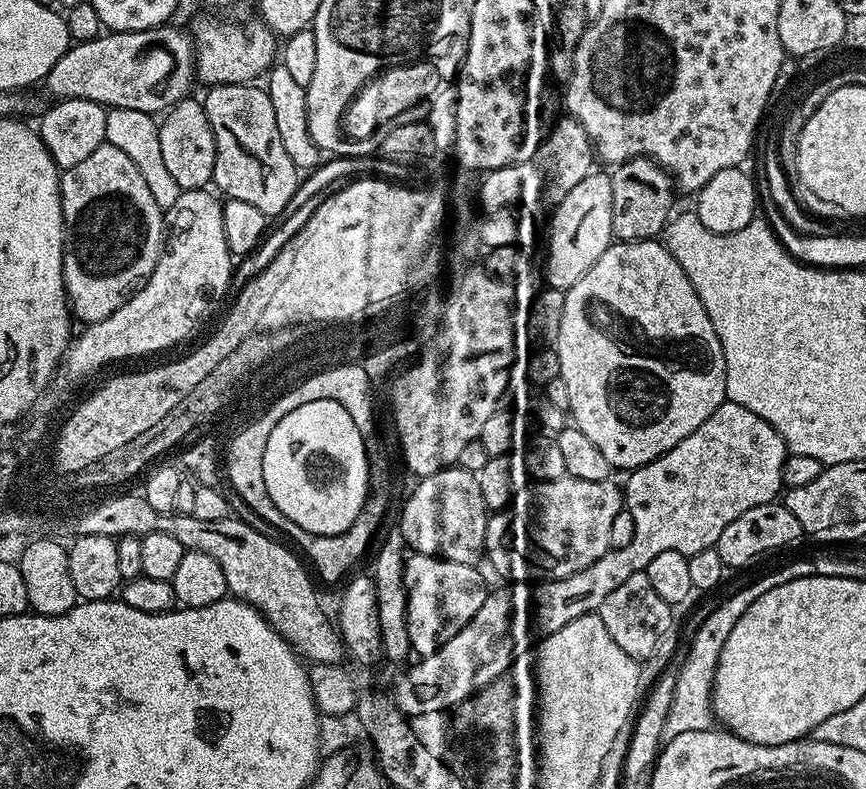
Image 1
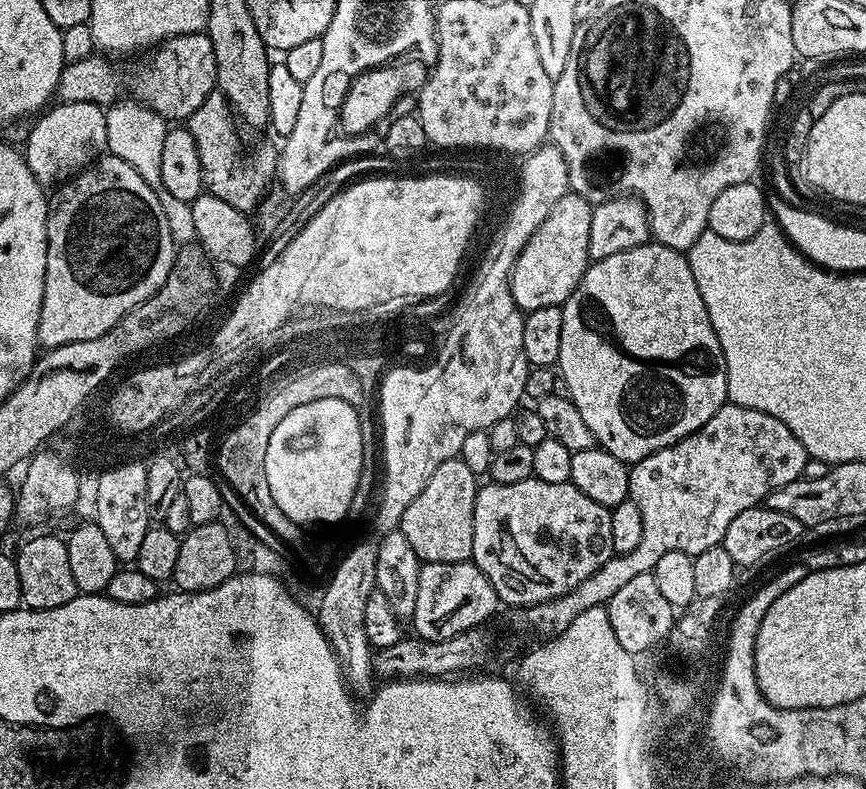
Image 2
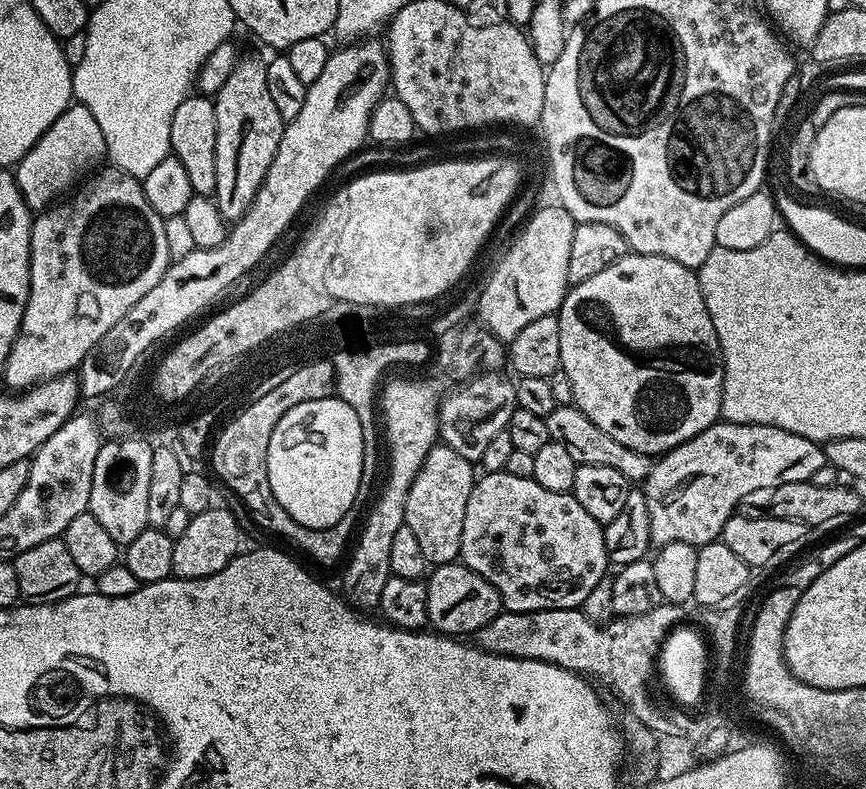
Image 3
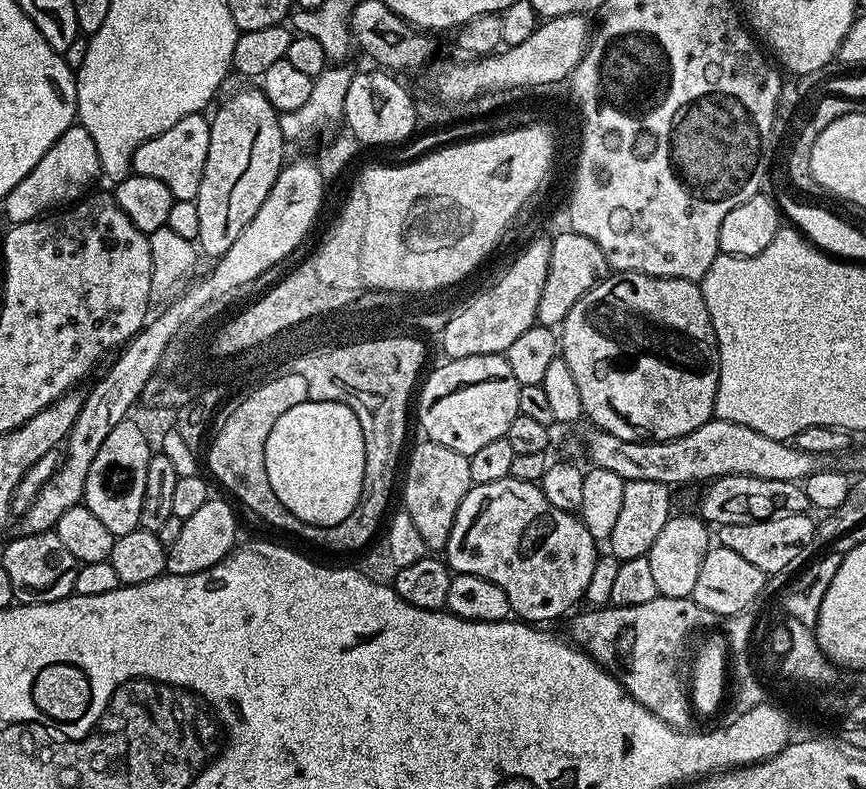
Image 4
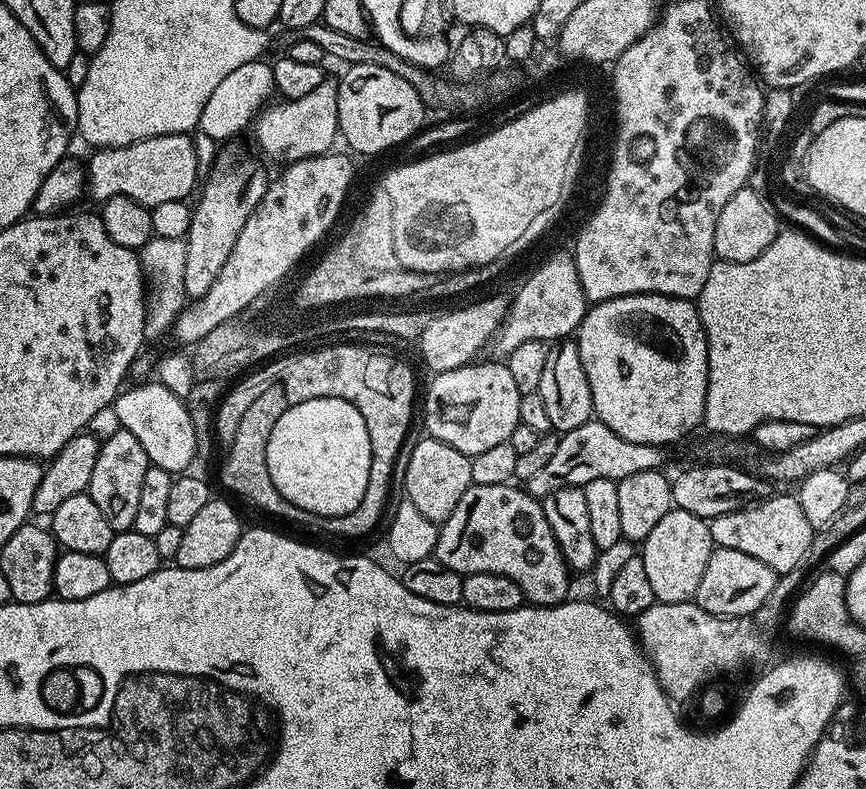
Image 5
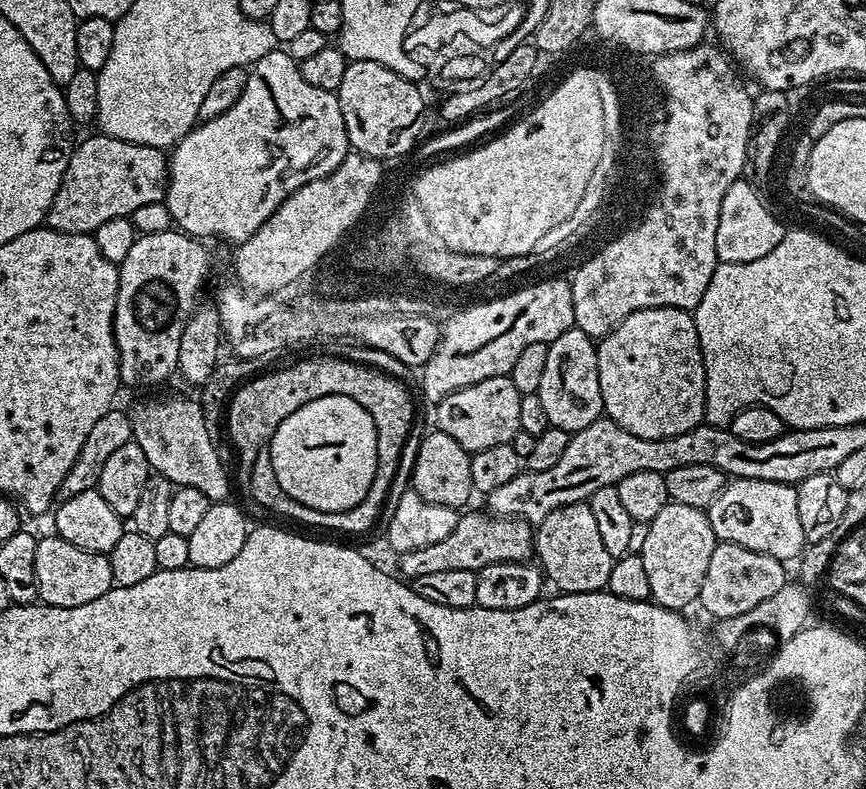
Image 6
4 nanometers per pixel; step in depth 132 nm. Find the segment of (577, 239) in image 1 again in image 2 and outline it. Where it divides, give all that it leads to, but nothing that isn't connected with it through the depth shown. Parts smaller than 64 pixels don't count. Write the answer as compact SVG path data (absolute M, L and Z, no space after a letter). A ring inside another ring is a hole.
M569 190L564 197L558 199L546 220L526 242L510 277L514 302L521 312L527 314L534 310L542 310L542 306L555 304L563 306L568 301L590 263L588 247L592 209L593 205L589 204L586 198Z

